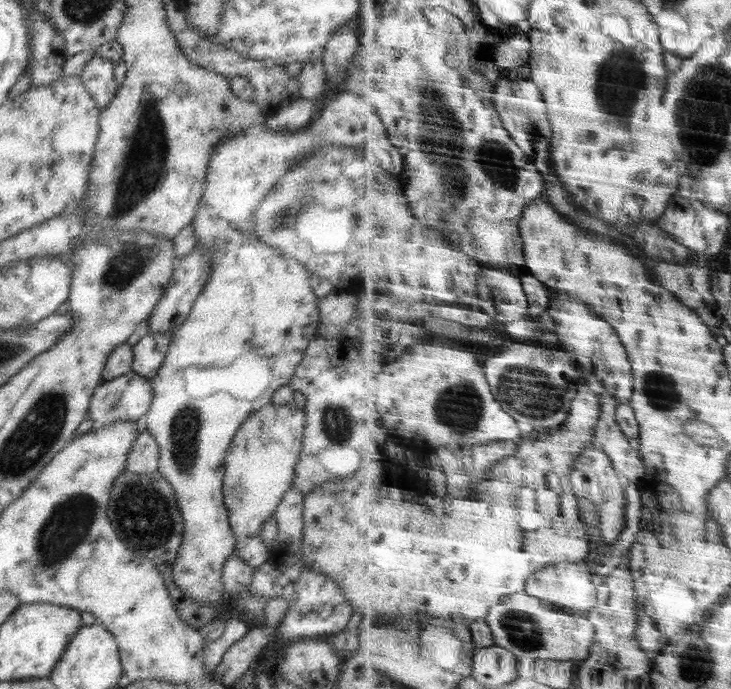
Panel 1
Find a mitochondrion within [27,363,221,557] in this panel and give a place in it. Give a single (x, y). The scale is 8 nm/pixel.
(142, 510)

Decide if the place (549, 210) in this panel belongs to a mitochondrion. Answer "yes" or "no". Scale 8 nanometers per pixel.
no

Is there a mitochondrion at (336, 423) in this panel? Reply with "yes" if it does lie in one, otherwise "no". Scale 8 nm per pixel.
yes

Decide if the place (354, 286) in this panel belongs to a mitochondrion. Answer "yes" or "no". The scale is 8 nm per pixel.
no

